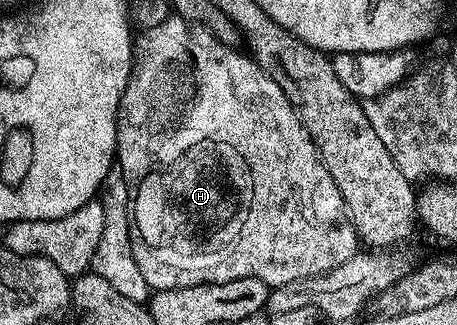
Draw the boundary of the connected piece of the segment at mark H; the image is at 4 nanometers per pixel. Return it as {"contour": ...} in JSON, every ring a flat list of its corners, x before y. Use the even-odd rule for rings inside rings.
{"contour":[[169,16,161,24,157,24,157,28,149,28,142,31,134,39,133,42,133,61,131,64,130,74,127,80,127,87,119,101,119,111,117,112,117,140,115,141,115,153,117,155,118,169,123,171,127,187,131,193,131,247,133,248,133,260,137,264,137,268,141,268,141,276,145,276,148,287,152,291,172,290,173,288,185,288,186,286,200,286,206,282,228,282,229,280,237,280,238,278,256,278,261,280,268,288,274,288,281,284,289,284,289,280,301,280,305,276,317,276,318,274,327,274,331,270,335,270,341,264,345,264,345,260,352,258,357,252,357,235,355,226,351,223,351,216,347,213,347,207,343,204,343,197,337,188,337,184,333,180,333,176,329,176,329,172,325,168,323,159,319,156,319,149,315,147,315,141,309,136,309,132,304,128,303,121,299,119,299,114,295,111,295,106,285,96,285,92,281,92,279,85,272,80,267,73,256,64,254,57,248,56,246,53,238,54,238,49,232,48,218,42,212,34,207,30,202,30,200,26,193,26,184,18,178,16]]}

